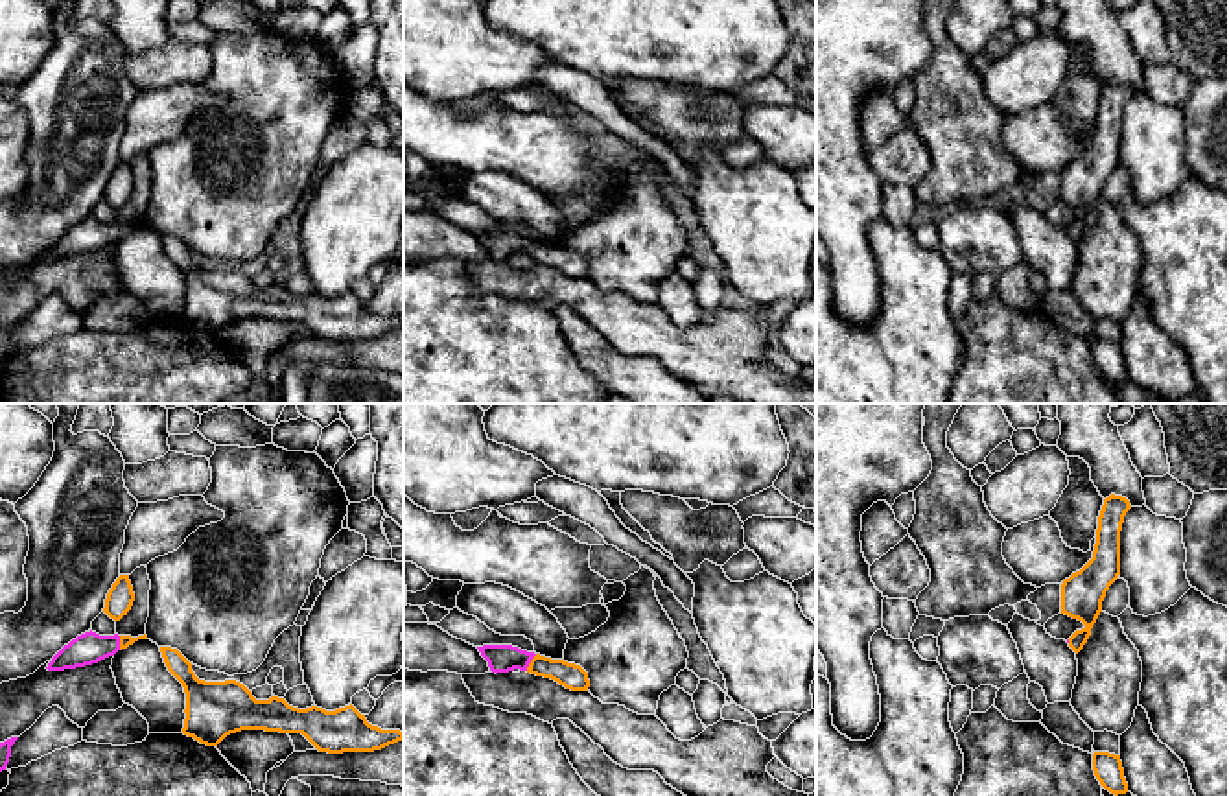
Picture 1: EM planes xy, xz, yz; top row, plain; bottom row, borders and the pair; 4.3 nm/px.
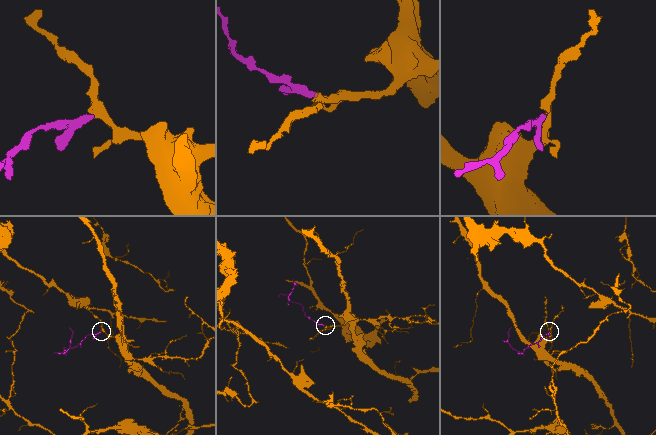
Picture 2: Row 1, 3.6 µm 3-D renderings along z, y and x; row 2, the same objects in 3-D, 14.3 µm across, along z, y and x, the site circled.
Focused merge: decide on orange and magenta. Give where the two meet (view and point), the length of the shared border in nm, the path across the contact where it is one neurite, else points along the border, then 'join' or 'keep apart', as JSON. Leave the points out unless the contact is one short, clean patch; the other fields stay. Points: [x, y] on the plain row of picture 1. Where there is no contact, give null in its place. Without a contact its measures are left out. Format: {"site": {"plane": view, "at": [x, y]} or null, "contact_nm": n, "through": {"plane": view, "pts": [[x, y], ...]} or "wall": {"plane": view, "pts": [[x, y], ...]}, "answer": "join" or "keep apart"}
{"site": {"plane": "xz", "at": [531, 249]}, "contact_nm": 90, "through": {"plane": "xz", "pts": [[572, 264], [531, 249], [502, 245]]}, "answer": "join"}

